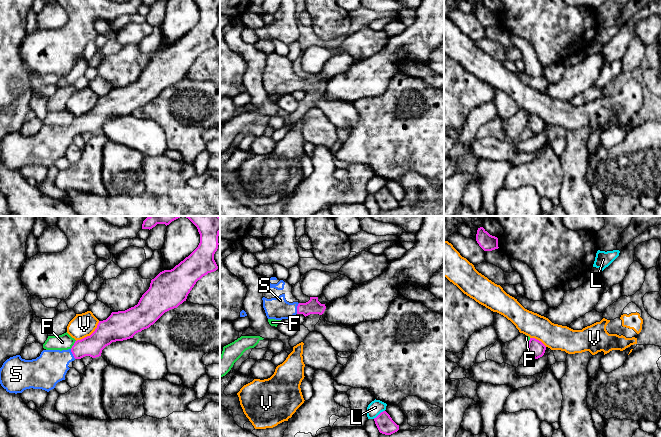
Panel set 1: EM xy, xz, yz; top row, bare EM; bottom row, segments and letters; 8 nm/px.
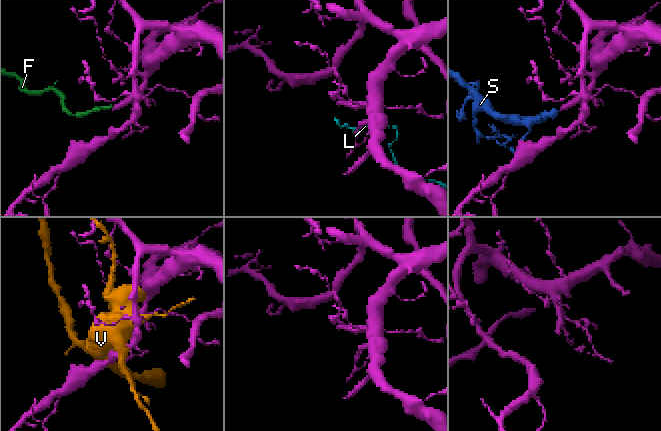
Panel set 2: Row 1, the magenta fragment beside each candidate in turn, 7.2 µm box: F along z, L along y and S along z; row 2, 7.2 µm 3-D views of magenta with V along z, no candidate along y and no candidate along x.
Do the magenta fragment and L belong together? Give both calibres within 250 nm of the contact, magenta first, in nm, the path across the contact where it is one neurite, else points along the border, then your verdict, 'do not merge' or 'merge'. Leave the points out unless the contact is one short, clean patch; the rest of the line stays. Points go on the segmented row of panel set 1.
140/110 nm | do not merge

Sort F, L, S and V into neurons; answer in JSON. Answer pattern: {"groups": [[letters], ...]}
{"groups": [["F"], ["L"], ["S"], ["V"]]}

